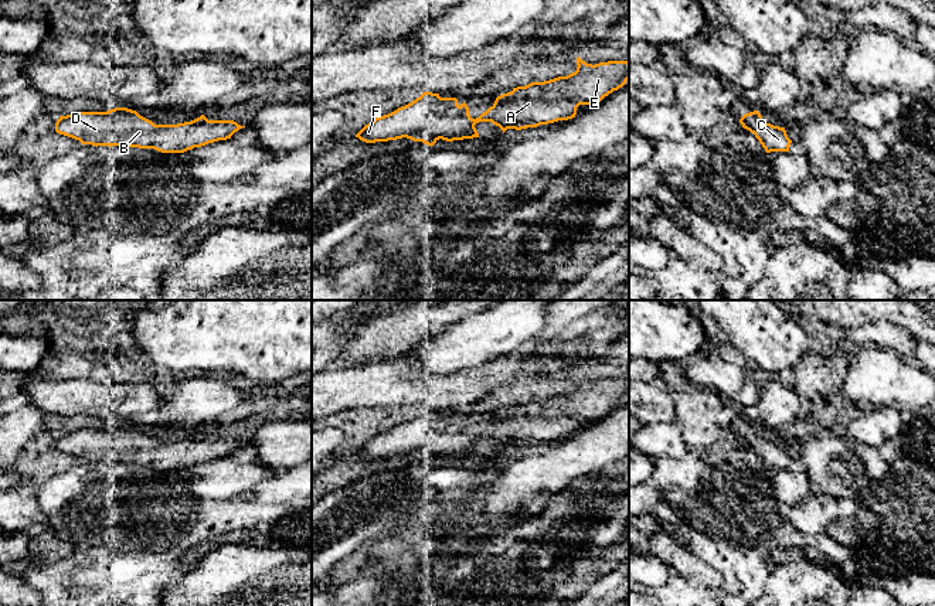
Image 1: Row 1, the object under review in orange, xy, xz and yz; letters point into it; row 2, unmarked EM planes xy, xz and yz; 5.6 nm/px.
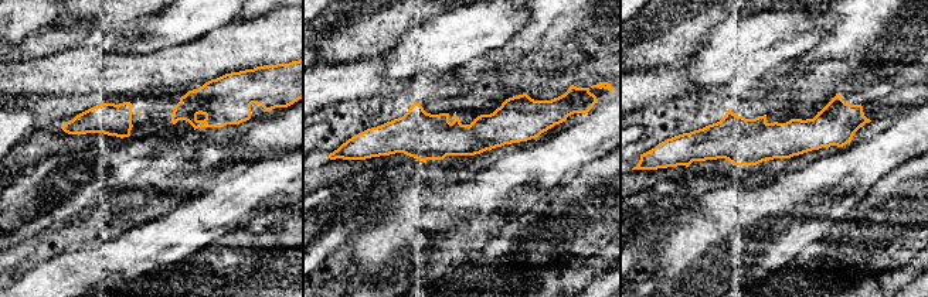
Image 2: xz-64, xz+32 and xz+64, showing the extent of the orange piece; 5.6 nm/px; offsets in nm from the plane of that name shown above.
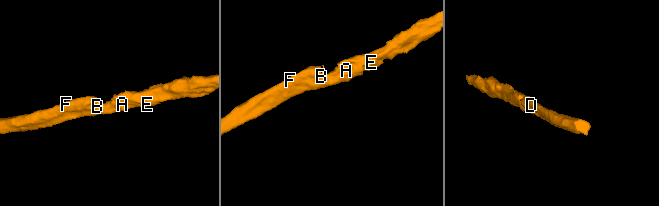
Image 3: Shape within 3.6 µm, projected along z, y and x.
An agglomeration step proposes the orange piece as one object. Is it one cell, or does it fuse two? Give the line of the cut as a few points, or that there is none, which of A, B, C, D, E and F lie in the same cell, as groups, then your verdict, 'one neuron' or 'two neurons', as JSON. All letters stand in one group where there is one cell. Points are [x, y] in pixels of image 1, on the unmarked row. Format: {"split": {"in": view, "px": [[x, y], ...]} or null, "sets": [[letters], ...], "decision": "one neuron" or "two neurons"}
{"split": null, "sets": [["A", "B", "C", "D", "E", "F"]], "decision": "one neuron"}

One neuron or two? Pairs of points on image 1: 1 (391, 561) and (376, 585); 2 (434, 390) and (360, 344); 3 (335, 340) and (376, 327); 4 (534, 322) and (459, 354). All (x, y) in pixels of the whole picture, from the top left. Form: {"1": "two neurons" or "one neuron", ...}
{"1": "two neurons", "2": "two neurons", "3": "two neurons", "4": "one neuron"}

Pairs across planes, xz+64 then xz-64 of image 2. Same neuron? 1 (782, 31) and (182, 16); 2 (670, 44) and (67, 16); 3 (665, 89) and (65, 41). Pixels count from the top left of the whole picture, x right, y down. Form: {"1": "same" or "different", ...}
{"1": "same", "2": "same", "3": "different"}

